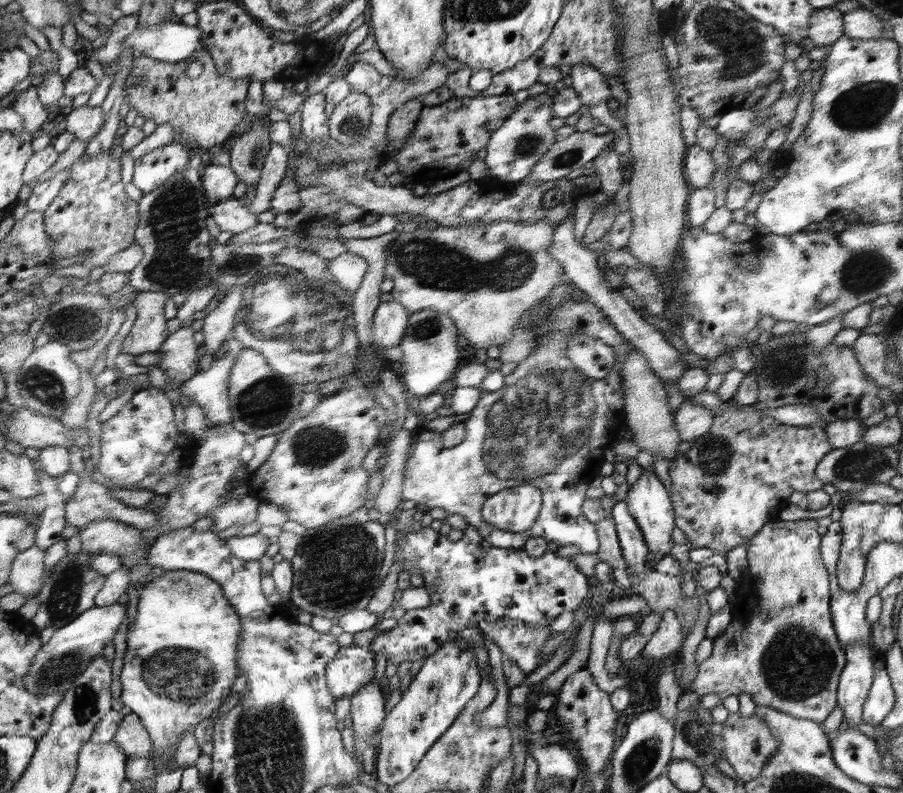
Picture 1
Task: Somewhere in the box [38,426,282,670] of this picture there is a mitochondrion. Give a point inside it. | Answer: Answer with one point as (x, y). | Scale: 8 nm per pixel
(63, 599)

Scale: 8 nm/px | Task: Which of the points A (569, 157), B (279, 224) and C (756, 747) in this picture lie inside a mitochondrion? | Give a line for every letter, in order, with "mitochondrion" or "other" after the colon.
A: mitochondrion
B: other
C: mitochondrion

